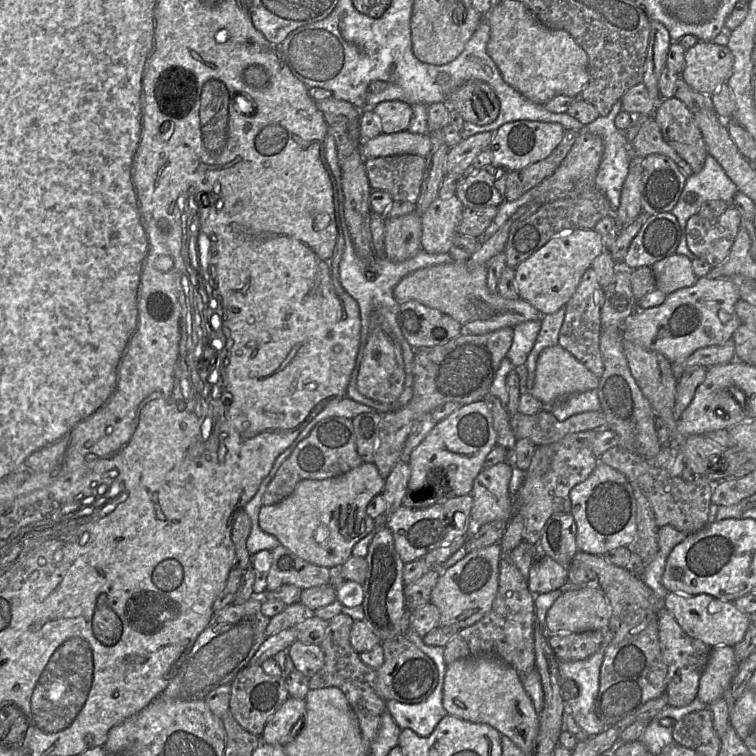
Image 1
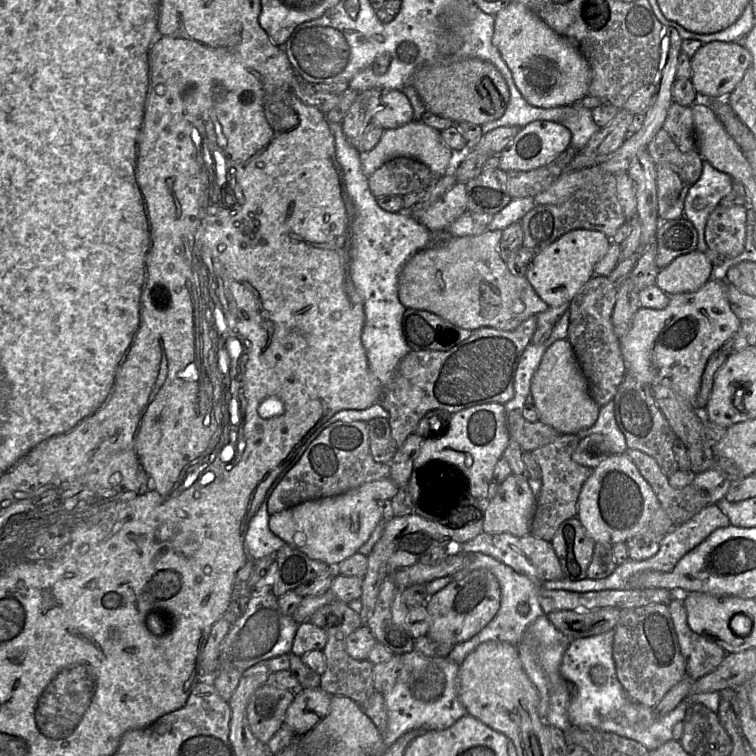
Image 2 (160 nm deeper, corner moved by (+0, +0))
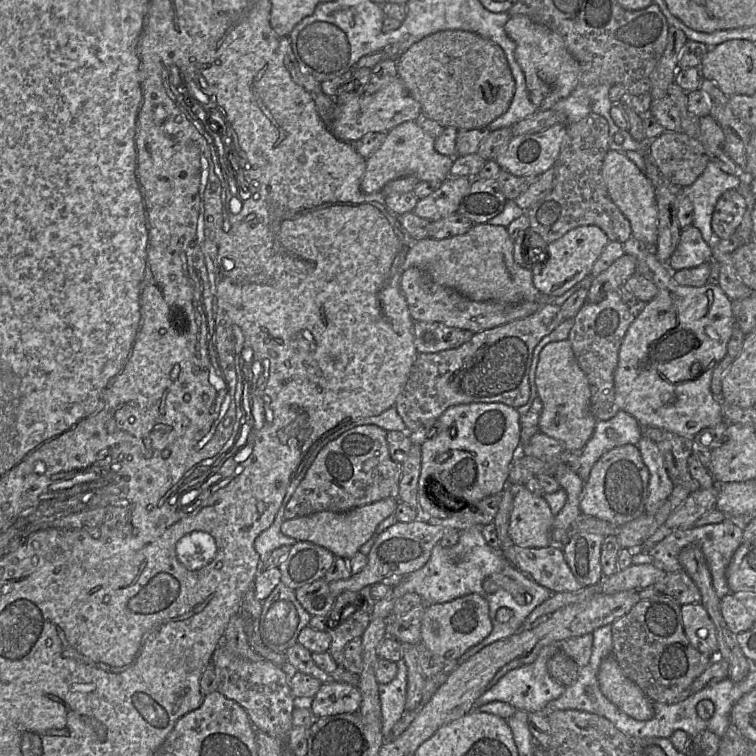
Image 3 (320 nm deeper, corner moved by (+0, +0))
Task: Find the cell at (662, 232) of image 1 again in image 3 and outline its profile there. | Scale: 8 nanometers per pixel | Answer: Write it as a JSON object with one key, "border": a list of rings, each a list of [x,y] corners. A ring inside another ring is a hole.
{"border":[[[689,225],[681,229],[677,247],[666,264],[674,272],[710,263],[711,260],[712,246],[703,239],[696,227]]]}

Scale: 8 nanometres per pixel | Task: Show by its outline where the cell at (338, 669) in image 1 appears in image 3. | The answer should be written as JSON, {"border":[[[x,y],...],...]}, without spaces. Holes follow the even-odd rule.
{"border":[[[361,601],[359,608],[347,619],[341,620],[335,628],[327,628],[331,637],[328,652],[339,667],[343,666],[345,646],[351,640],[362,637],[372,618],[372,610],[369,604]]]}

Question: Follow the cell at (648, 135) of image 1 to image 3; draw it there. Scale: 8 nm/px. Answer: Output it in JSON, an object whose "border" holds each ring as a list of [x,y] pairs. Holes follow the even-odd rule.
{"border":[[[664,131],[649,141],[649,155],[661,175],[680,187],[693,184],[709,161],[702,143],[683,132]]]}

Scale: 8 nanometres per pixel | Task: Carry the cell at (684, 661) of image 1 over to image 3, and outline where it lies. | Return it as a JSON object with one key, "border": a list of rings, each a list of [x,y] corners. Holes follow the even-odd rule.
{"border":[[[701,603],[681,605],[684,632],[690,644],[700,653],[717,657],[717,630]]]}

